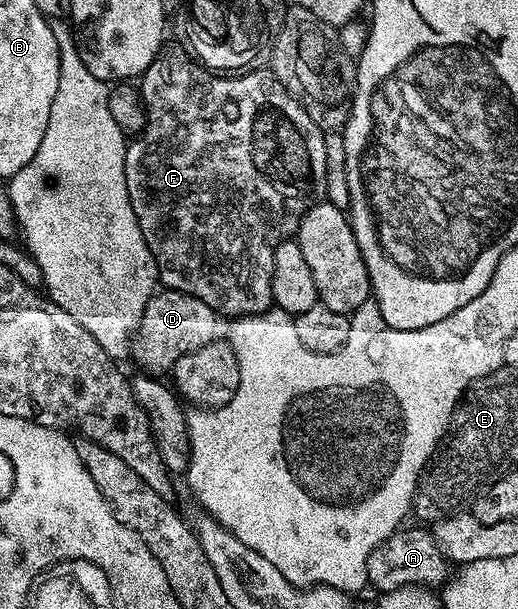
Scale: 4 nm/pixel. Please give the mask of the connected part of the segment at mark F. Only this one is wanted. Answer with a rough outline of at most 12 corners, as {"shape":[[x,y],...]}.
{"shape":[[163,46],[124,161],[163,288],[276,303],[326,135]]}

